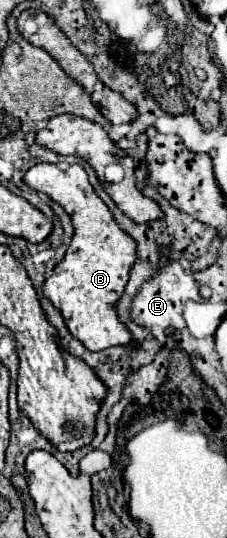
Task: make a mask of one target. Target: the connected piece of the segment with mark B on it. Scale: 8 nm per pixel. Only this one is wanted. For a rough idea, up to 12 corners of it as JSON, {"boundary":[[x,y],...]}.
{"boundary":[[39,163],[25,183],[73,219],[43,285],[89,351],[137,345],[117,301],[137,241],[81,165]]}

